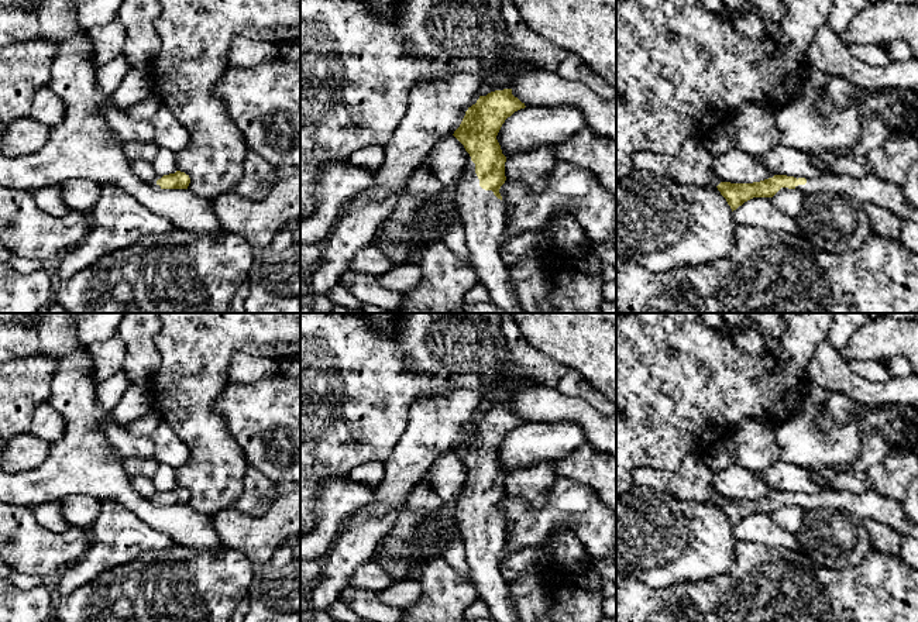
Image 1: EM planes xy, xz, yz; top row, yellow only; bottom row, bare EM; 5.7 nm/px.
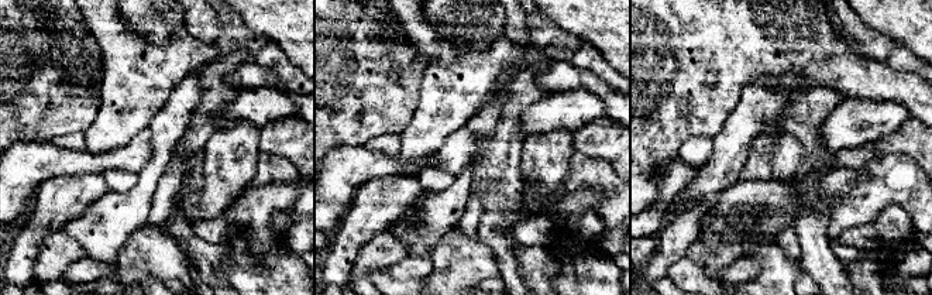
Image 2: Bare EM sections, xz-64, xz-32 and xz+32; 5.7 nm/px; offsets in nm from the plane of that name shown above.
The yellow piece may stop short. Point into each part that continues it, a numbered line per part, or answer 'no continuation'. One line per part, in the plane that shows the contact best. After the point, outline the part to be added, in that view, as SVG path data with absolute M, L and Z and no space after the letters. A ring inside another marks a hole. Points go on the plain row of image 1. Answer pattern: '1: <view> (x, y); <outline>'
1: xz (484, 539); M470 470L465 491L457 502L455 516L464 536L470 574L491 618L495 622L522 622L509 585L501 574L505 519L492 506L479 502Z

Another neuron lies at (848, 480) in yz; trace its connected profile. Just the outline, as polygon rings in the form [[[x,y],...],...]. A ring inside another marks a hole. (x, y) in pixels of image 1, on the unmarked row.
[[[850,468],[842,472],[833,472],[831,475],[832,488],[839,491],[850,491],[855,494],[869,489],[864,474],[853,472]]]

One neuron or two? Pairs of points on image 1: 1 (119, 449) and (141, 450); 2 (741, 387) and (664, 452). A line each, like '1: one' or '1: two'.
1: one
2: one

